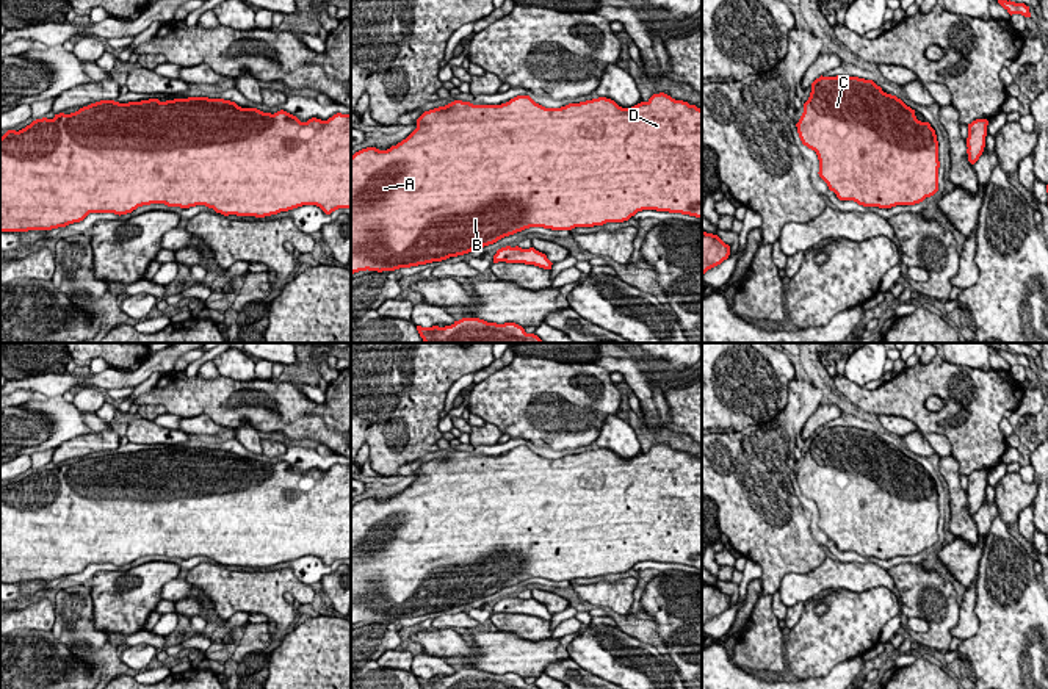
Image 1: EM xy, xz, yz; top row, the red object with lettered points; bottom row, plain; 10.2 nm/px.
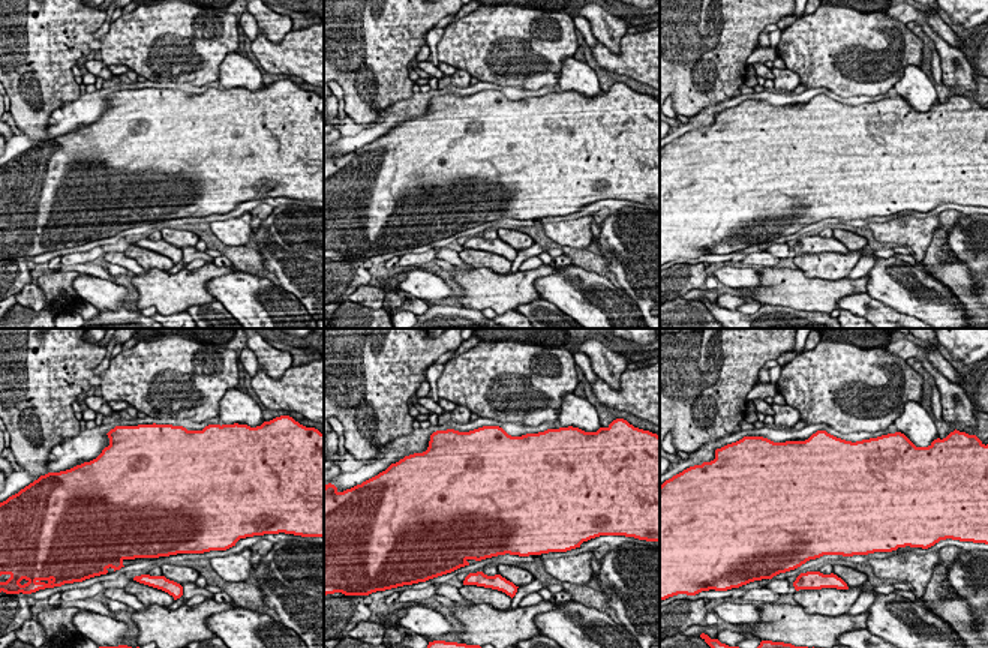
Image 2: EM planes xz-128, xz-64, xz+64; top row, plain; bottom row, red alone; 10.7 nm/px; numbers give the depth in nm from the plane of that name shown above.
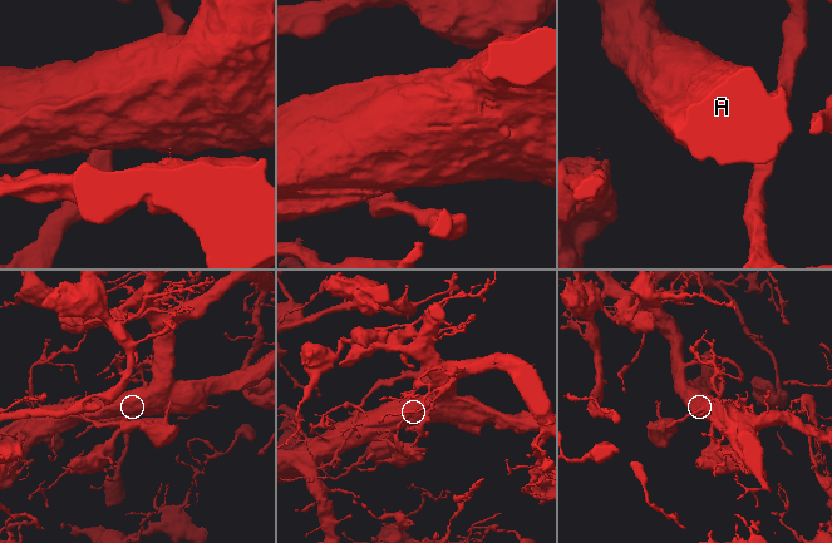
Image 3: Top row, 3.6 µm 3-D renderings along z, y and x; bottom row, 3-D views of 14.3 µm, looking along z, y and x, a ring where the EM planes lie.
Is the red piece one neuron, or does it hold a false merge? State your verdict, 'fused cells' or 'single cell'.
single cell

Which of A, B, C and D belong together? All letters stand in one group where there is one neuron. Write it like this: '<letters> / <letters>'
A B C D

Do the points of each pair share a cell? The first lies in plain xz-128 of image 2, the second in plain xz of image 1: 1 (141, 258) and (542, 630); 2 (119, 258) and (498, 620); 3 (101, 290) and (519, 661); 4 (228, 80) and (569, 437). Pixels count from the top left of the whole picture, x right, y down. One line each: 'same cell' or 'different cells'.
1: same cell
2: different cells
3: different cells
4: different cells

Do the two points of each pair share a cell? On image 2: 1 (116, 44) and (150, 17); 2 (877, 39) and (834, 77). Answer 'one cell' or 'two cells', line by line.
1: one cell
2: one cell

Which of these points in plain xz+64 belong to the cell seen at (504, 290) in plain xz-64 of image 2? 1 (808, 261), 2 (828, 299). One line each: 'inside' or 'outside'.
1: outside
2: inside

